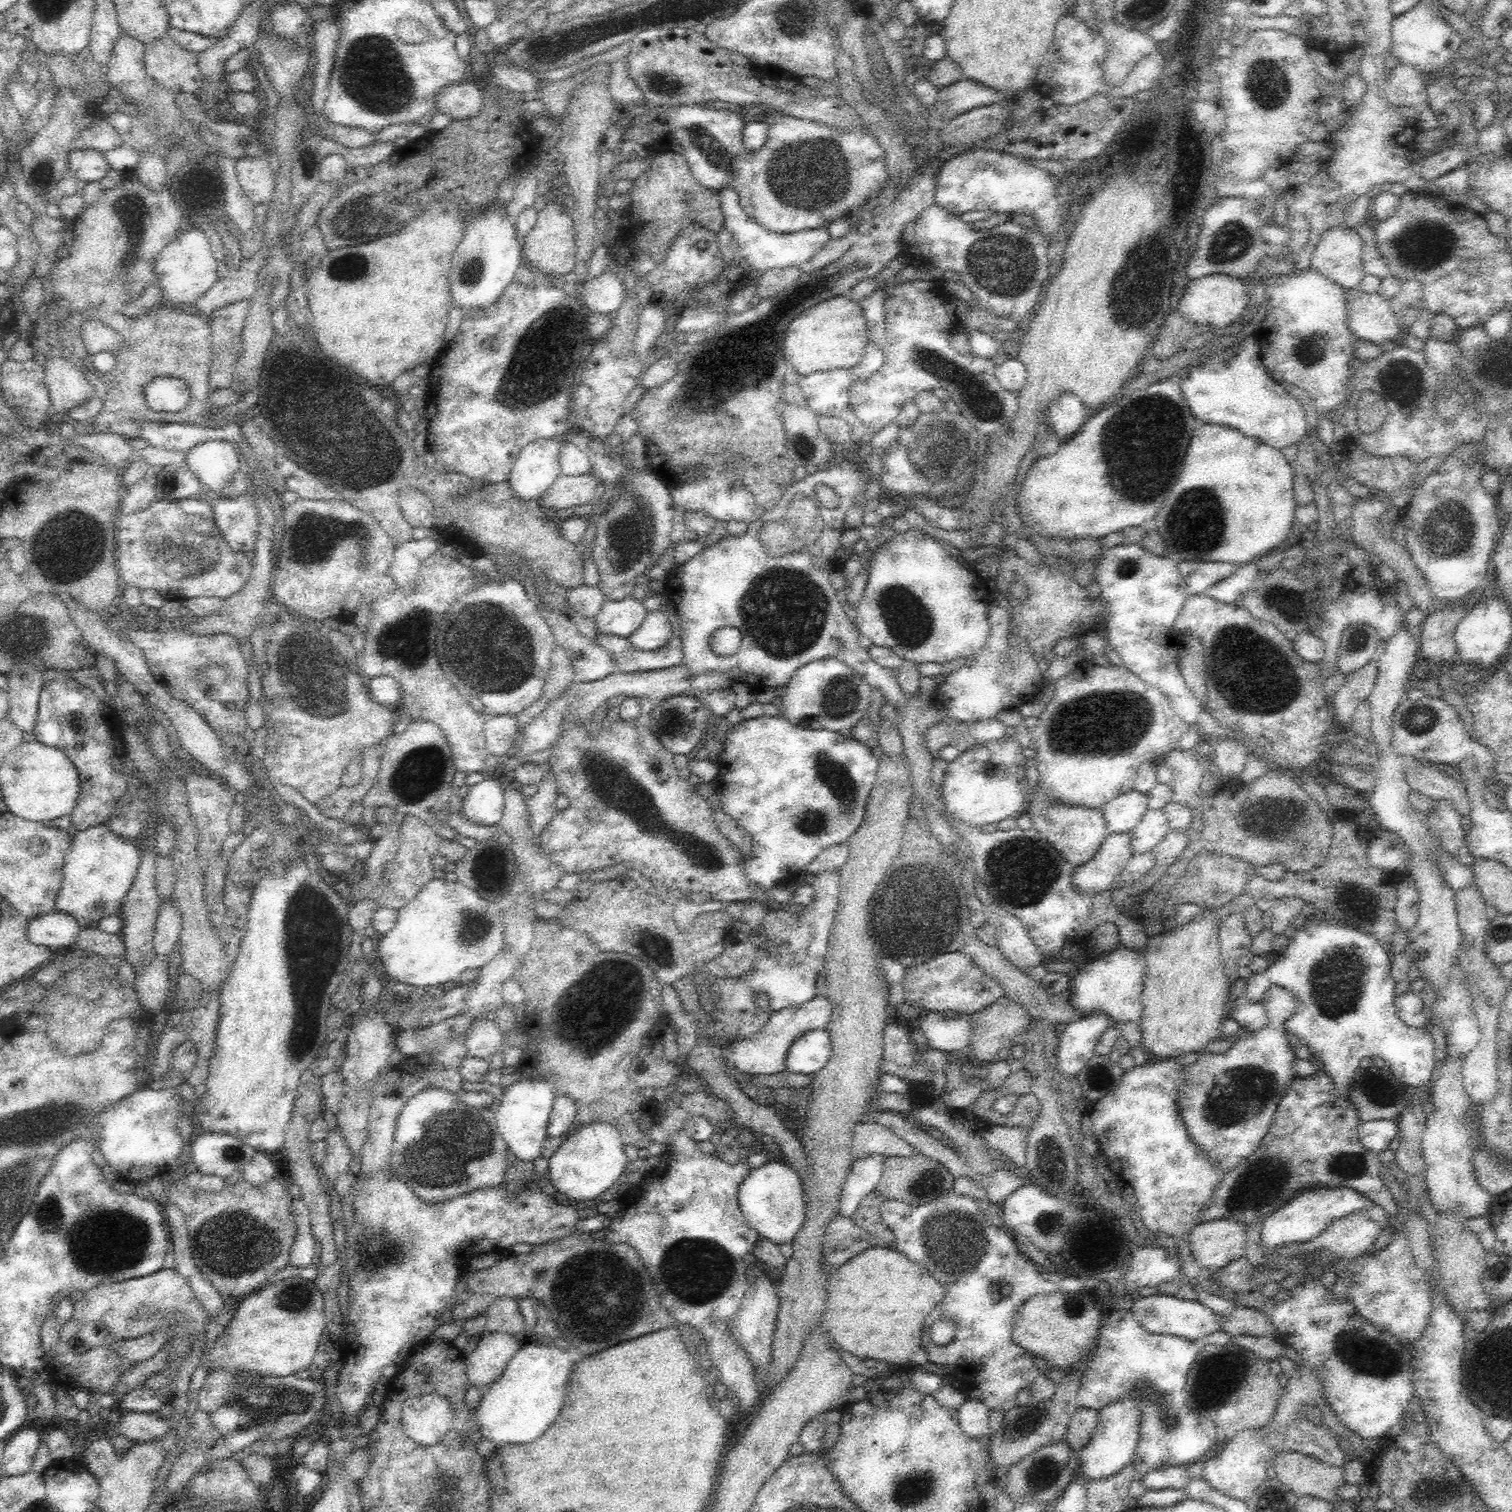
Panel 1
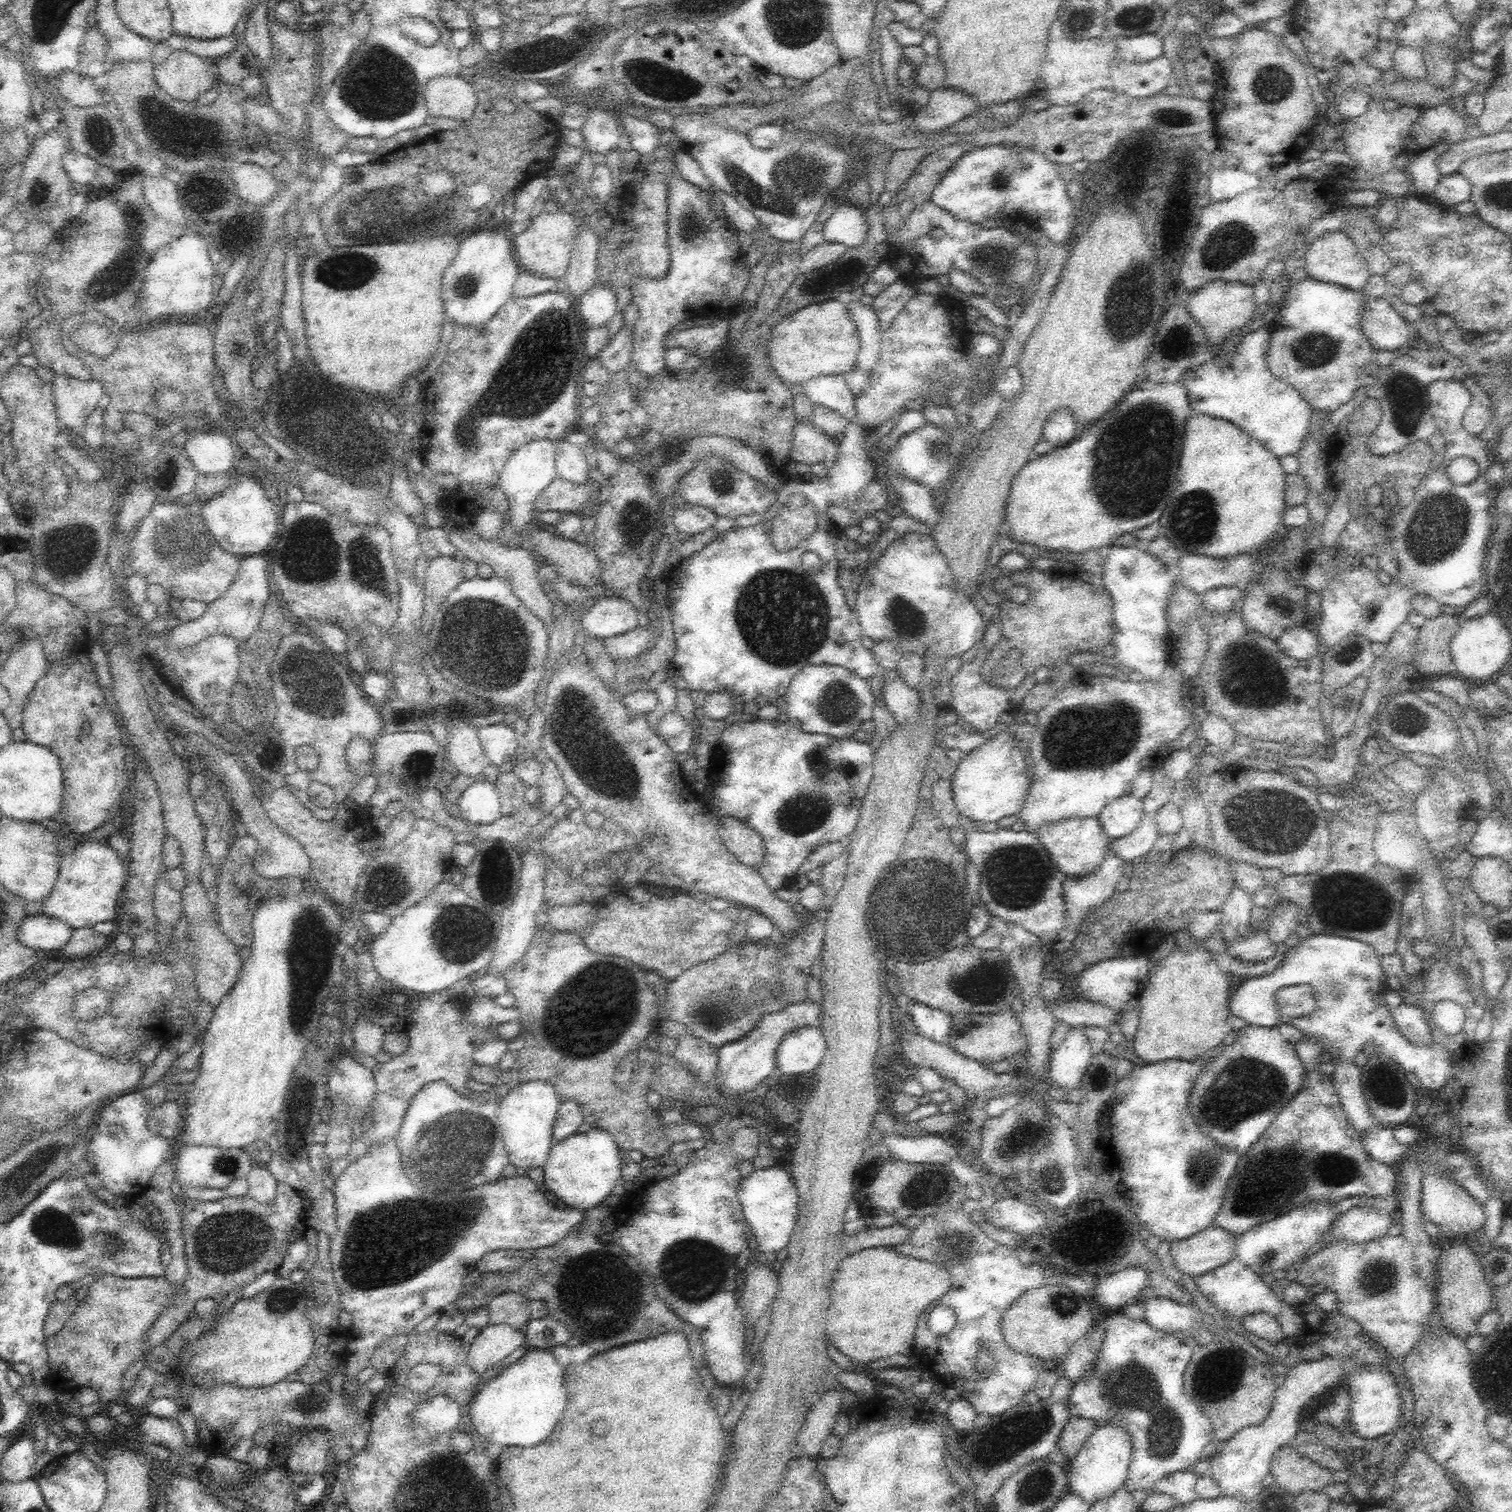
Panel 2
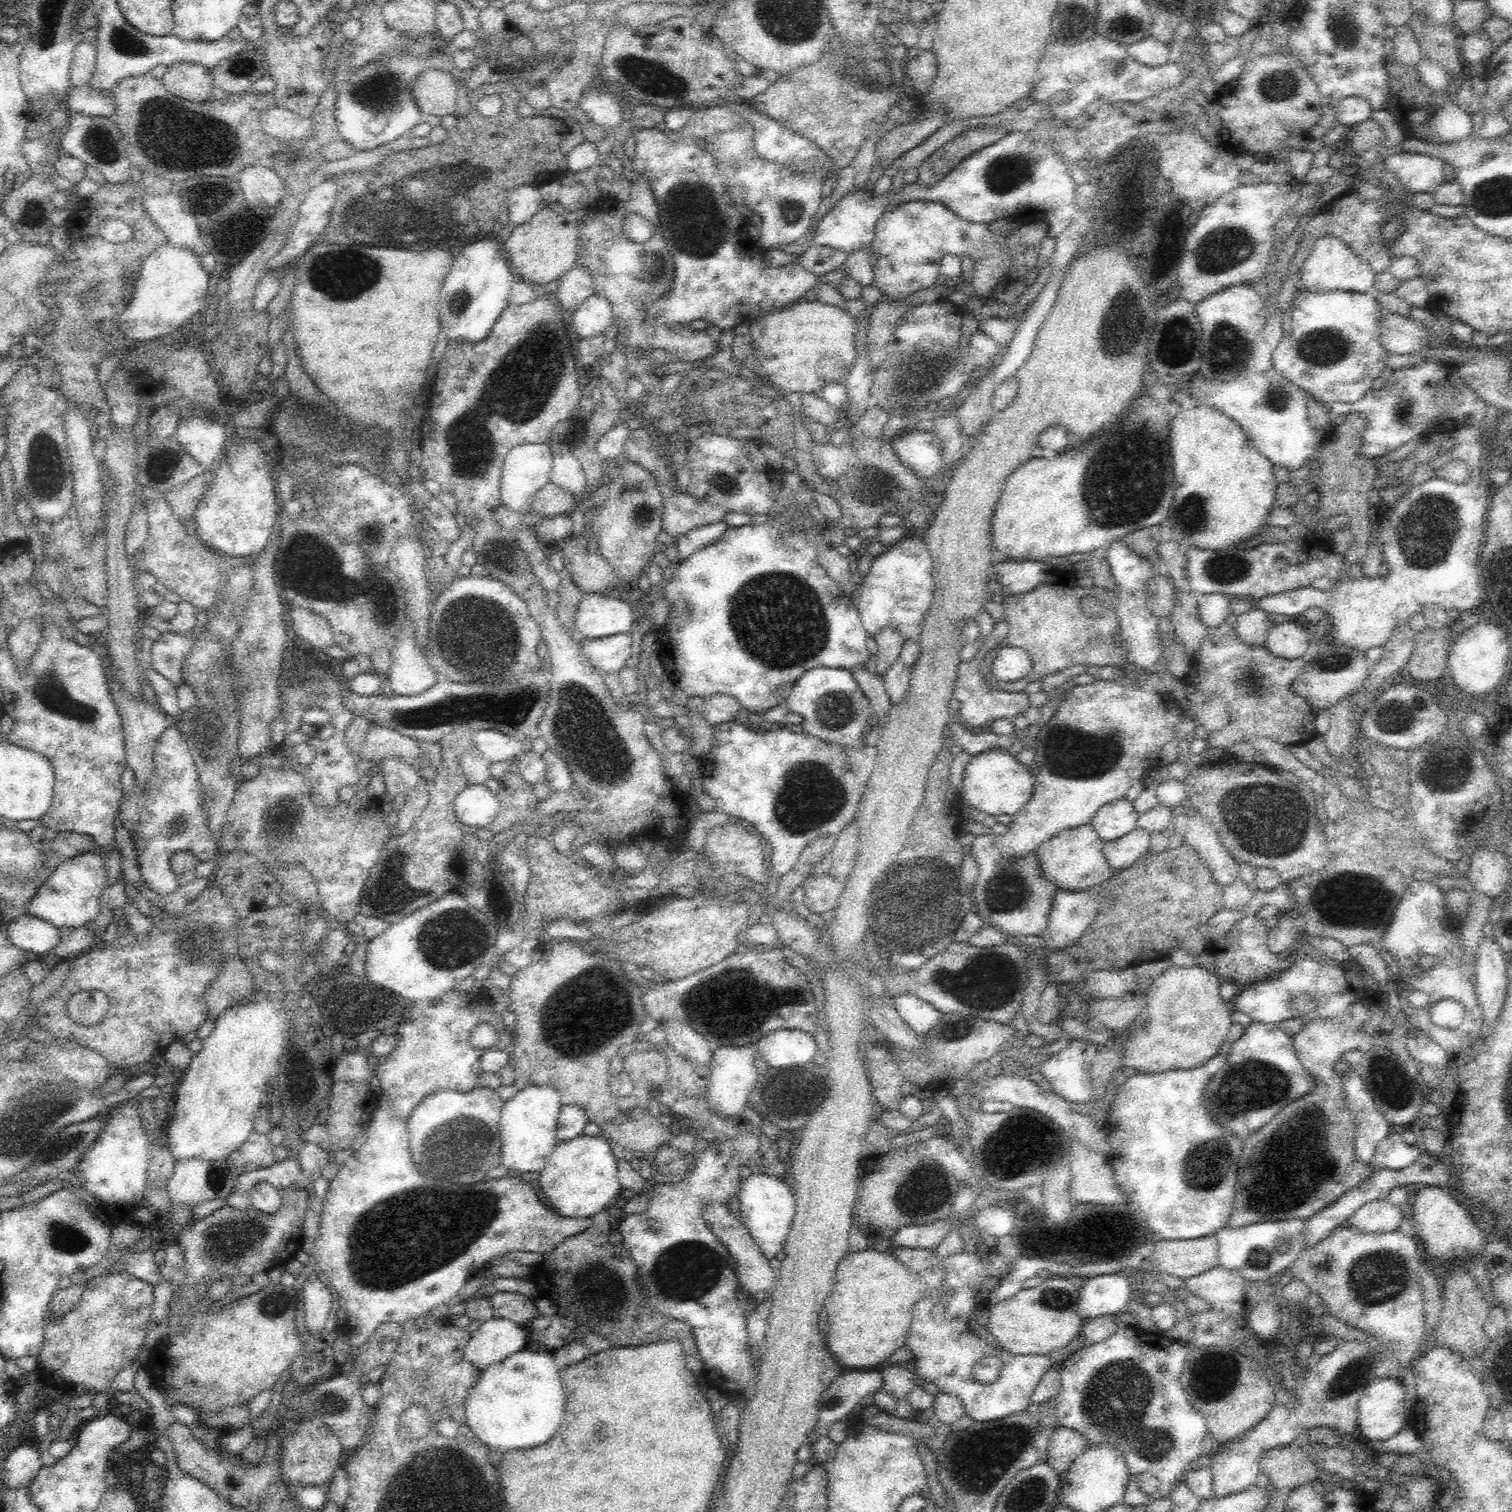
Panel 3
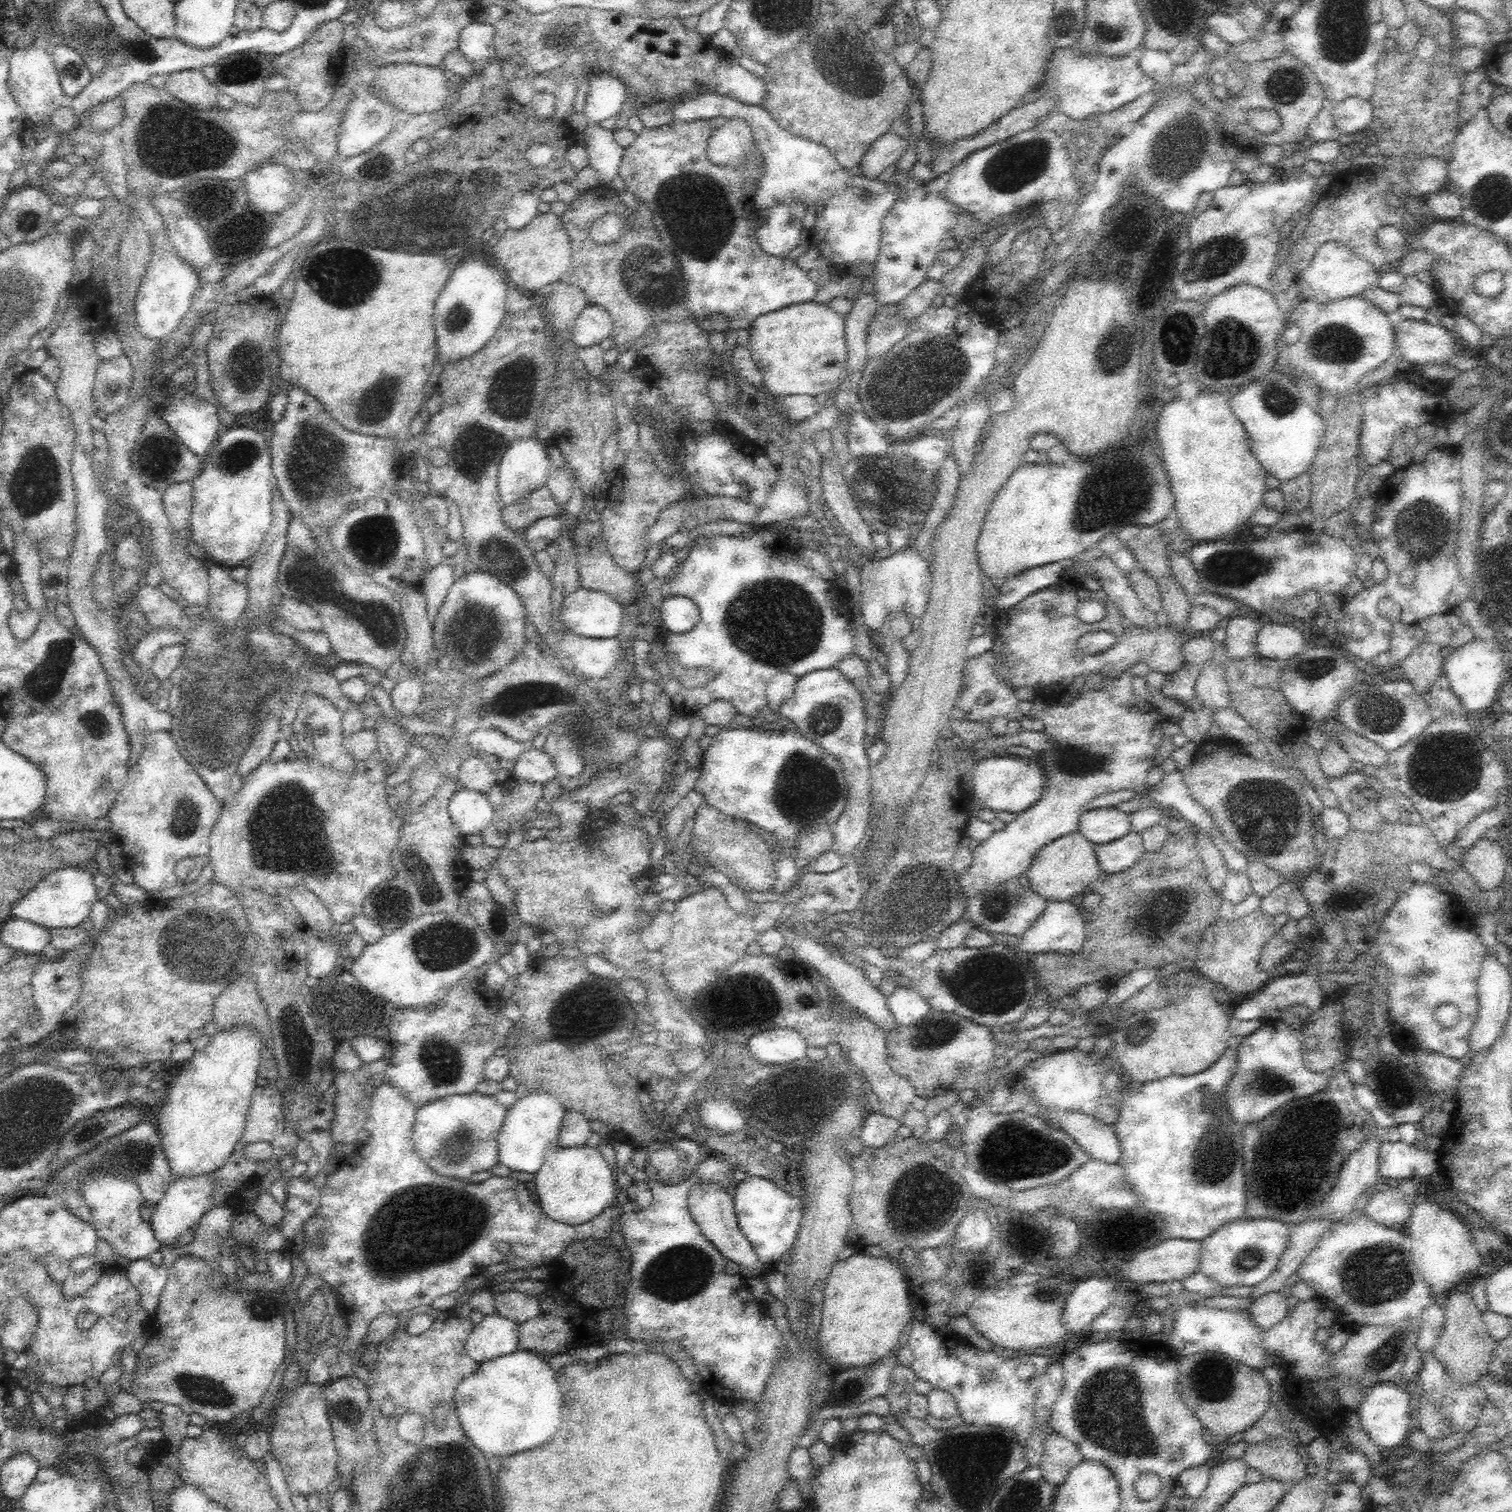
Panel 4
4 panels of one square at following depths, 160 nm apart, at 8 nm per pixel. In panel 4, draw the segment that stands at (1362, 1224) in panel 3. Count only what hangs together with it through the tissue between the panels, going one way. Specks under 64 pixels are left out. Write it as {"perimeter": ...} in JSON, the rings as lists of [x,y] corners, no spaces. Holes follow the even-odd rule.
{"perimeter":[[[1394,1184],[1376,1192],[1370,1198],[1363,1208],[1364,1216],[1378,1225],[1404,1228],[1418,1200],[1416,1194],[1406,1196]]]}

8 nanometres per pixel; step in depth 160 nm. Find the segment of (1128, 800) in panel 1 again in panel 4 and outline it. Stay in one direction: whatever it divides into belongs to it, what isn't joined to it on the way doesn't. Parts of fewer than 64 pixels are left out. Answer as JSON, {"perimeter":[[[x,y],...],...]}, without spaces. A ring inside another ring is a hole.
{"perimeter":[[[1116,807],[1090,810],[1080,818],[1078,831],[1095,845],[1106,844],[1131,831],[1130,815]]]}

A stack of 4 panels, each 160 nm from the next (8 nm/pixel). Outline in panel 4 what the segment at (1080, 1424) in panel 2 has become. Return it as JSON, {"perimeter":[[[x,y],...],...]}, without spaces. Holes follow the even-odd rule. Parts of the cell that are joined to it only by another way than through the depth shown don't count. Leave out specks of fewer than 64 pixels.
{"perimeter":[[[1054,1432],[1047,1435],[1044,1444],[1040,1463],[1042,1476],[1050,1484],[1062,1484],[1070,1470],[1084,1459],[1074,1442]]]}

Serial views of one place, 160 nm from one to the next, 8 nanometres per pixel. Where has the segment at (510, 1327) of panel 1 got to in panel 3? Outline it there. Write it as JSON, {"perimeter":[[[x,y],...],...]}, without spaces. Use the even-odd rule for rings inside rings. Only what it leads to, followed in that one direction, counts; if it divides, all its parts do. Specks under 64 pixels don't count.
{"perimeter":[[[498,1292],[489,1298],[489,1301],[494,1318],[505,1318],[521,1326],[527,1326],[536,1316],[536,1303],[529,1295]]]}

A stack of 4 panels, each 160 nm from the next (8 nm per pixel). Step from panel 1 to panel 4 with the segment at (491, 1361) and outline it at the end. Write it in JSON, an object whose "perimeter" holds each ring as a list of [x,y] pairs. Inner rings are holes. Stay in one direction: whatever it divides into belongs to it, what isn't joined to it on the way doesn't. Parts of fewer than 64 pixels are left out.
{"perimeter":[[[496,1313],[486,1315],[473,1326],[465,1342],[466,1354],[476,1362],[513,1354],[520,1349],[519,1324]]]}

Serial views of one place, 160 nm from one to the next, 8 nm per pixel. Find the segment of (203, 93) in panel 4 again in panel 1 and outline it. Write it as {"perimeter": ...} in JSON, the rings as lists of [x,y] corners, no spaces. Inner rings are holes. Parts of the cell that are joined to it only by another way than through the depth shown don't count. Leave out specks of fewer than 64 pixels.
{"perimeter":[[[162,36],[144,54],[146,73],[164,88],[198,95],[202,86],[198,55],[182,48],[171,36]]]}

